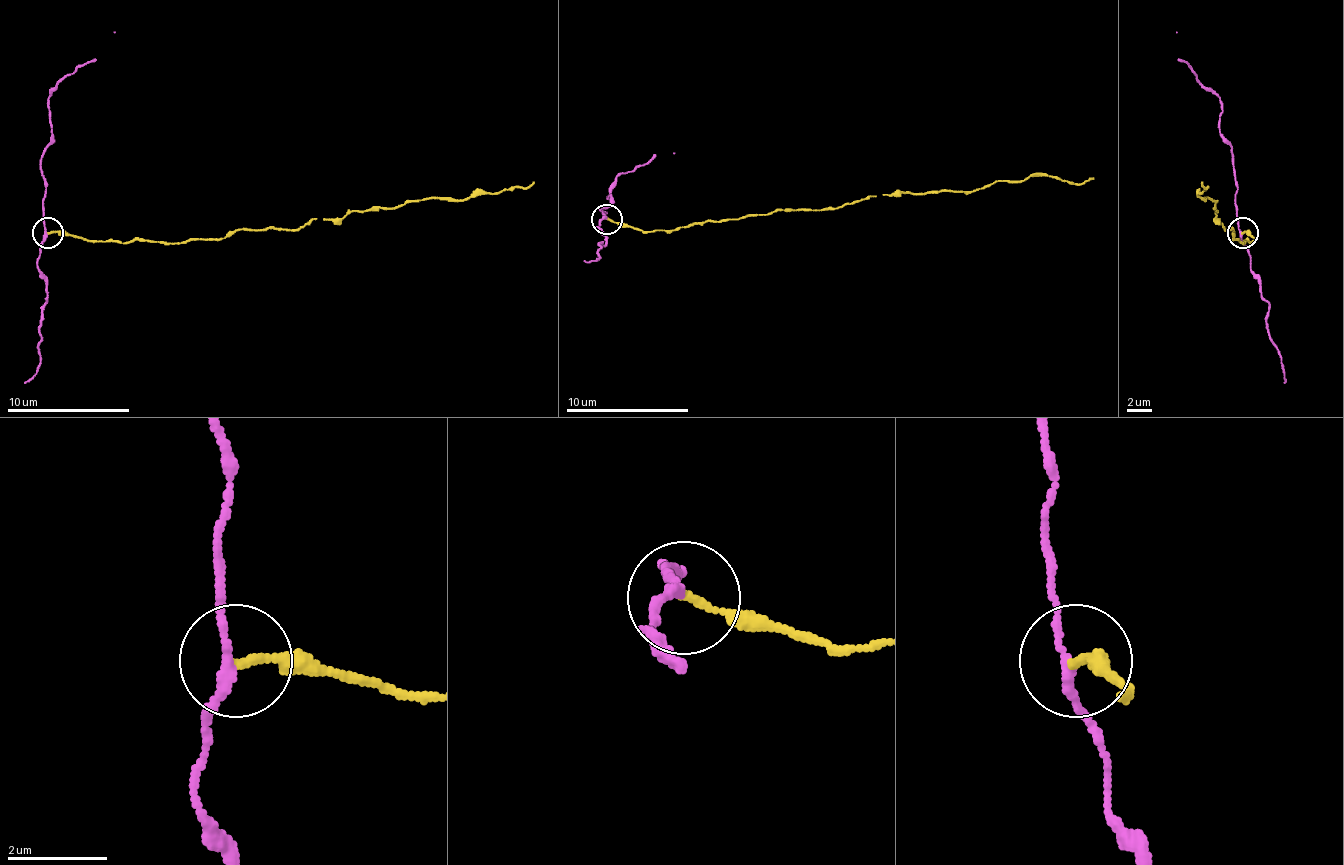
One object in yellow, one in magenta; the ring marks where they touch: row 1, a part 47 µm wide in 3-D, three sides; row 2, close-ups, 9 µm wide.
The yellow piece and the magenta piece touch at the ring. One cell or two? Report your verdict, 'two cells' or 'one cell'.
two cells

